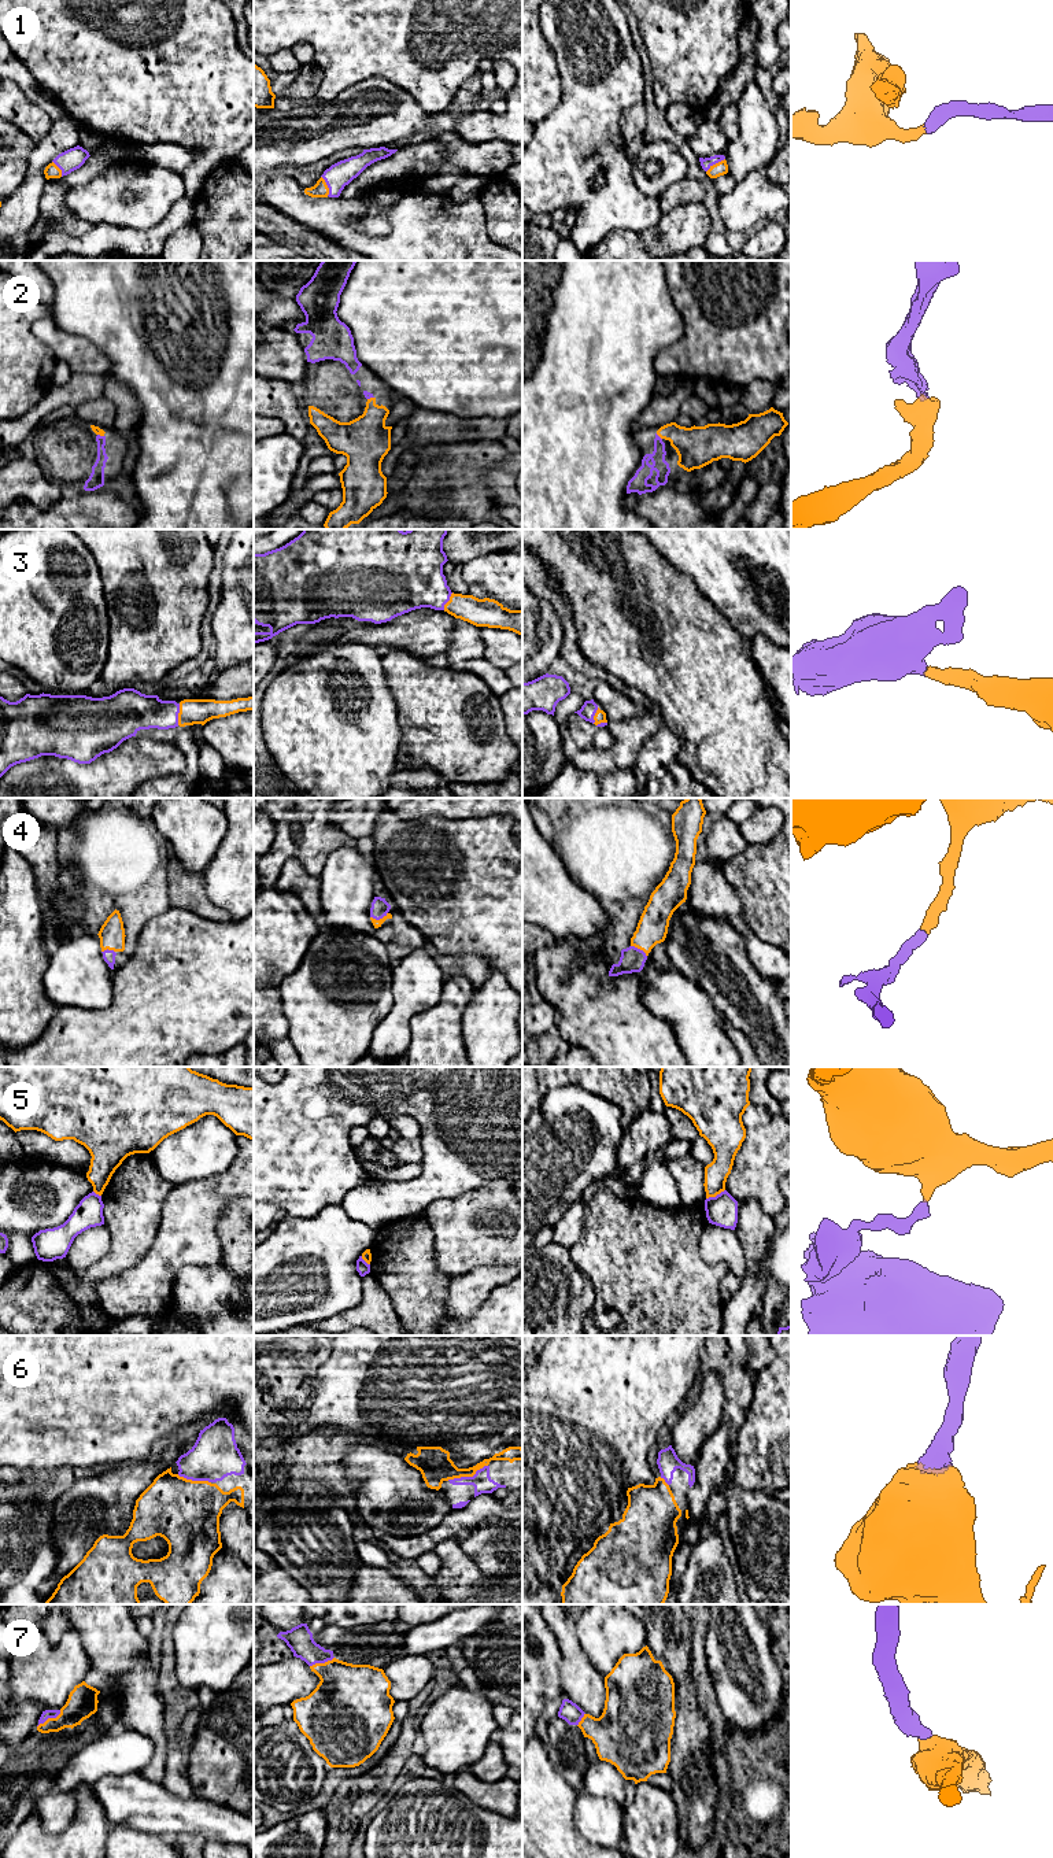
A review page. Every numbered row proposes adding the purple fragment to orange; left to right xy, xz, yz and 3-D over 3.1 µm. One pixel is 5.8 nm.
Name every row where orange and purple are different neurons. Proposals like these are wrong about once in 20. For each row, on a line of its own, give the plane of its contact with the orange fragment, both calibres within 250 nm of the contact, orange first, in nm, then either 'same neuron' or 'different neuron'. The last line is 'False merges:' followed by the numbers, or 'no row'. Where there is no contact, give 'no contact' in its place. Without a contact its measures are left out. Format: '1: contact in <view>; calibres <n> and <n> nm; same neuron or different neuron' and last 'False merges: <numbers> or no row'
1: contact in yz; calibres 80 and 60 nm; same neuron
2: contact in yz; calibres 240 and 90 nm; same neuron
3: contact in xy; calibres 140 and 220 nm; same neuron
4: contact in xz; calibres 50 and 100 nm; same neuron
5: contact in yz; calibres 140 and 180 nm; different neuron
6: contact in xz; calibres 190 and 120 nm; same neuron
7: contact in xy; calibres 180 and 50 nm; same neuron
False merges: 5

